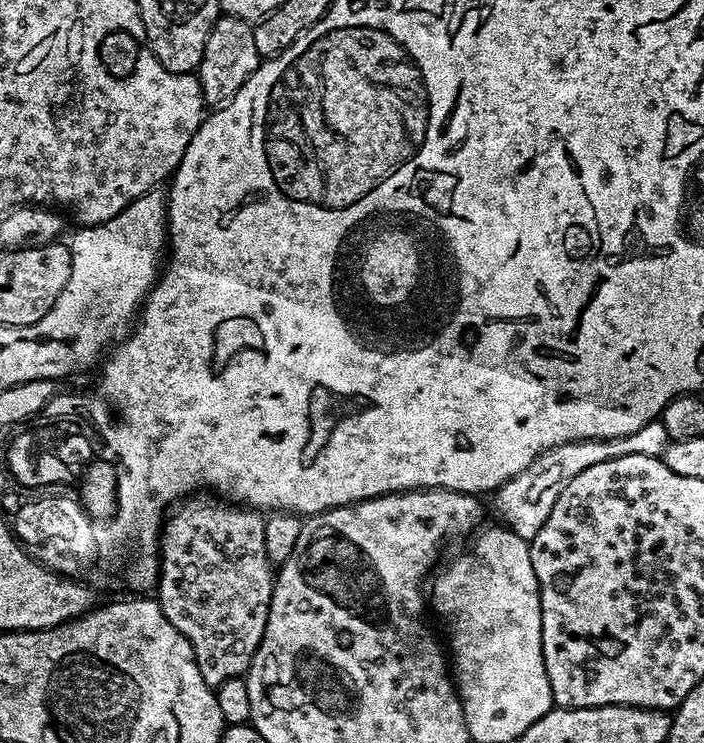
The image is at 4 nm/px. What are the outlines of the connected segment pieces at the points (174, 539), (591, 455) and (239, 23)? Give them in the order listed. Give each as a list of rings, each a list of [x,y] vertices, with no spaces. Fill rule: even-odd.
[[[200,498],[185,499],[175,509],[177,512],[165,522],[164,532],[162,528],[158,599],[162,614],[166,614],[168,621],[190,642],[198,670],[202,670],[202,678],[215,690],[230,678],[244,676],[252,665],[268,621],[274,565],[266,550],[265,517],[257,509],[230,506],[224,498],[196,499]]]
[[[663,419],[651,420],[642,430],[629,436],[614,438],[613,440],[575,440],[573,444],[554,446],[542,455],[536,456],[522,474],[510,478],[497,488],[494,493],[496,508],[506,527],[518,538],[531,542],[542,530],[542,522],[550,518],[550,510],[554,510],[554,502],[562,494],[562,490],[570,482],[570,478],[578,478],[582,470],[590,466],[598,466],[598,462],[606,462],[610,458],[622,458],[626,454],[646,454],[647,456],[663,457],[669,439]]]
[[[221,15],[214,22],[210,34],[206,38],[206,50],[202,54],[202,62],[198,69],[204,103],[209,109],[221,108],[228,104],[242,90],[242,86],[254,70],[258,70],[262,57],[258,54],[258,46],[254,46],[254,27],[249,21],[237,16]]]

